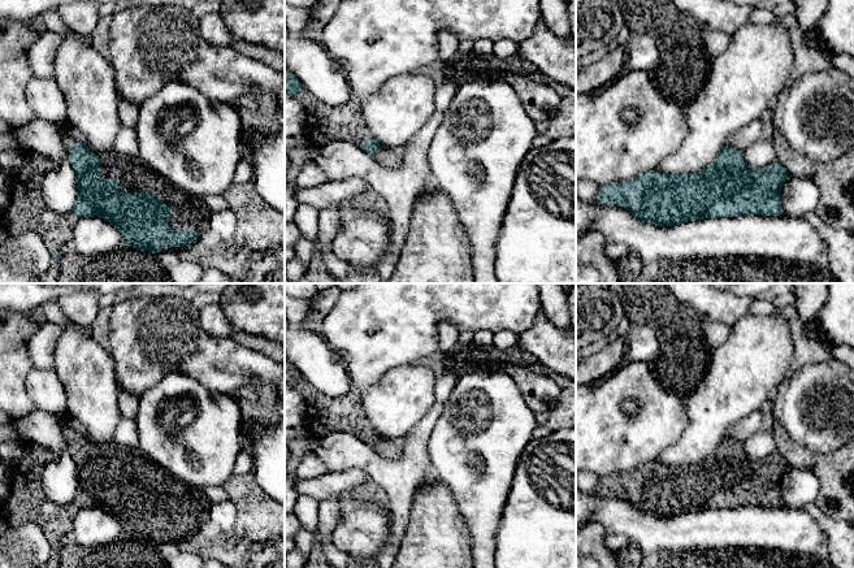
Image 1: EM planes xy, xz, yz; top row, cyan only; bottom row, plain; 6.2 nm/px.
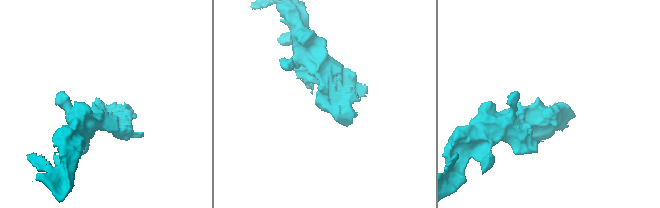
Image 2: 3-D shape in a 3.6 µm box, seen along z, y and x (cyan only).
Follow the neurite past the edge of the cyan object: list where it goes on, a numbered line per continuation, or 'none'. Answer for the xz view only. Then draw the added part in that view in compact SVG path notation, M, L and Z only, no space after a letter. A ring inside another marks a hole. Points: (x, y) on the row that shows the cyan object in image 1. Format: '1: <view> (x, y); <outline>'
1: xz (324, 125); M305 87L296 96L307 112L307 122L304 134L311 140L312 146L325 146L335 140L350 142L363 149L363 144L373 139L373 135L367 129L360 103L356 97L351 97L346 104L341 107L328 107L322 101L317 100Z

